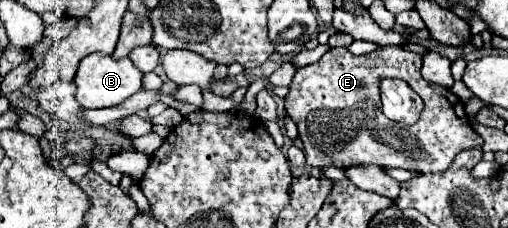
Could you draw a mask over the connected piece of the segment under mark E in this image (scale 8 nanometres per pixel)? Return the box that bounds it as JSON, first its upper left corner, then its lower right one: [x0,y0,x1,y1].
[285,46,483,174]

